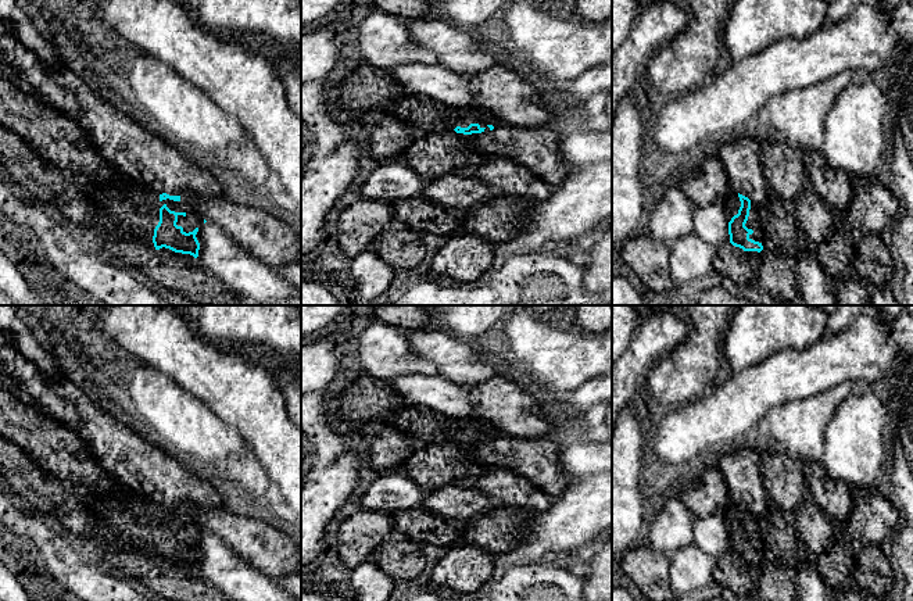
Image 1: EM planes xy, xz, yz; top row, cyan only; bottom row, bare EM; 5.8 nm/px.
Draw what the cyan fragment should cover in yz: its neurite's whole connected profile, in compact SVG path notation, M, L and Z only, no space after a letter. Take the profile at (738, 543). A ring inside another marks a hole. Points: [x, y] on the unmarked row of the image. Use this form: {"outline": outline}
{"outline": "M728 497L722 514L728 532L730 554L744 562L760 564L763 561L762 554L752 551L749 547L753 541L745 537L749 527L751 511Z"}

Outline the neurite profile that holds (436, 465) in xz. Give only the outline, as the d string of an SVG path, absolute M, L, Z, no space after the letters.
M455 441L426 444L413 450L395 472L426 493L450 483L466 484L488 471L483 461L472 457L472 447L480 444L463 446Z

